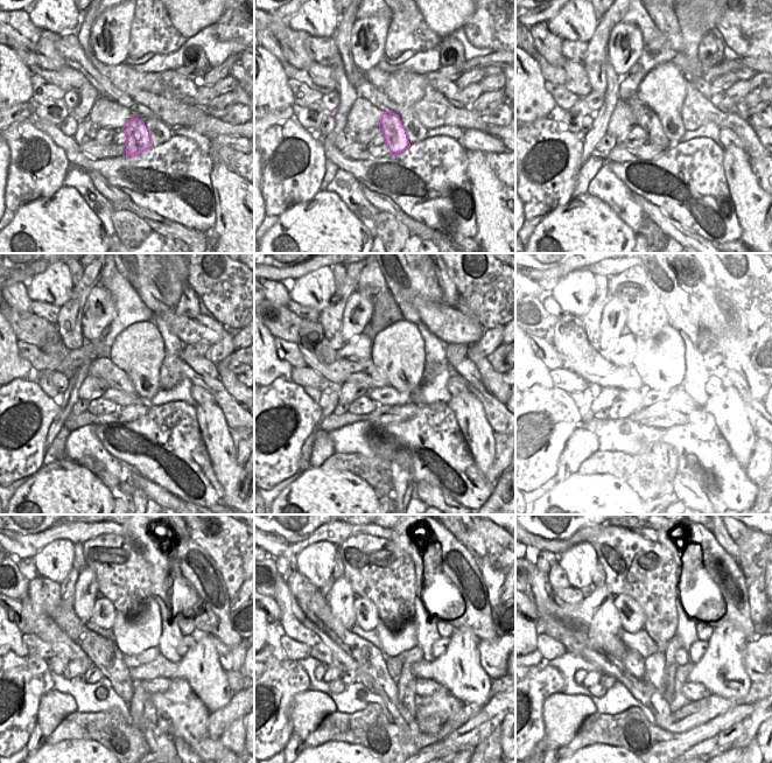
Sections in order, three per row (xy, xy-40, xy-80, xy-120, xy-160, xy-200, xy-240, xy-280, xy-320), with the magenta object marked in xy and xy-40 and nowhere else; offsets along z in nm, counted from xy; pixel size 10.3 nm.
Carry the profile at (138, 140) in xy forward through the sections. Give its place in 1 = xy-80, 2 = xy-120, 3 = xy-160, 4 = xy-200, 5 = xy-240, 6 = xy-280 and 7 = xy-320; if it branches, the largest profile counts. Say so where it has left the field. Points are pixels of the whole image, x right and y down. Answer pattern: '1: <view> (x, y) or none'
1: xy-80 (645, 118)
2: xy-120 (103, 368)
3: xy-160 (318, 354)
4: xy-200 (583, 356)
5: xy-240 (44, 594)
6: xy-280 (332, 627)
7: xy-320 (558, 579)

